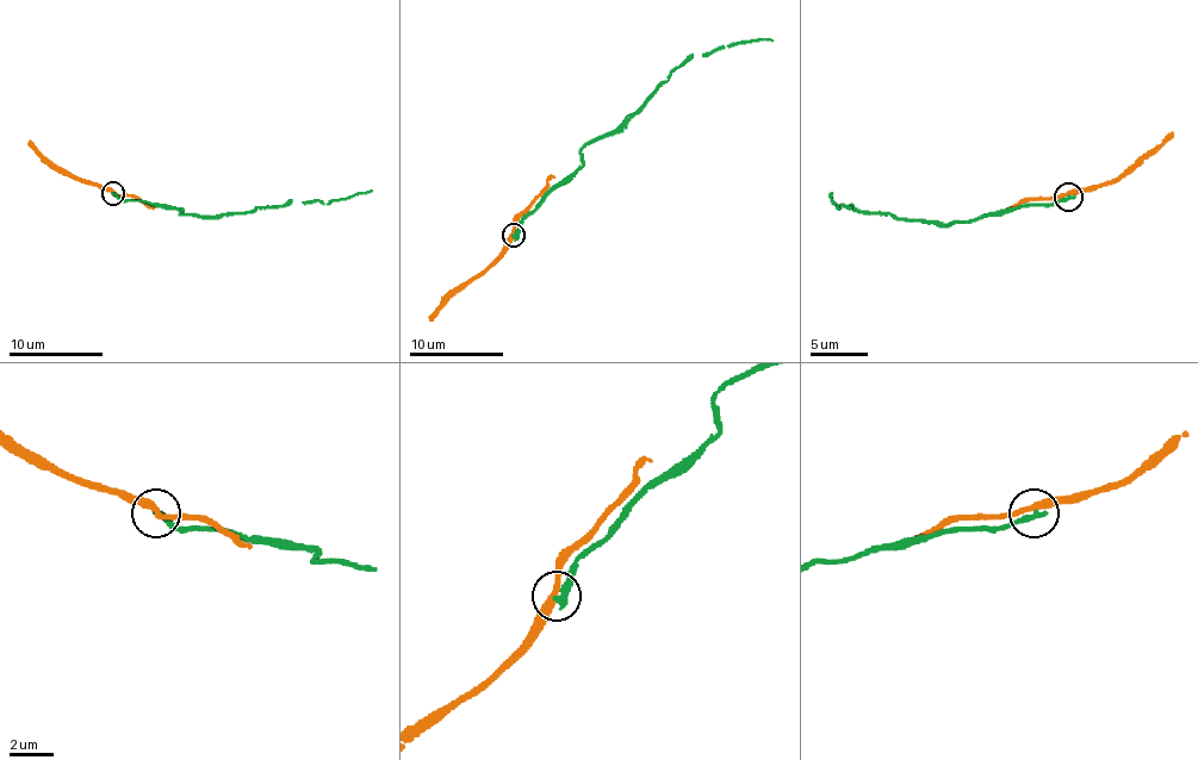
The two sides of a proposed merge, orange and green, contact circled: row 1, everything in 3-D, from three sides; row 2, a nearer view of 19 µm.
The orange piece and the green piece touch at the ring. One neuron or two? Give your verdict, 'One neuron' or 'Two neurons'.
Two neurons

